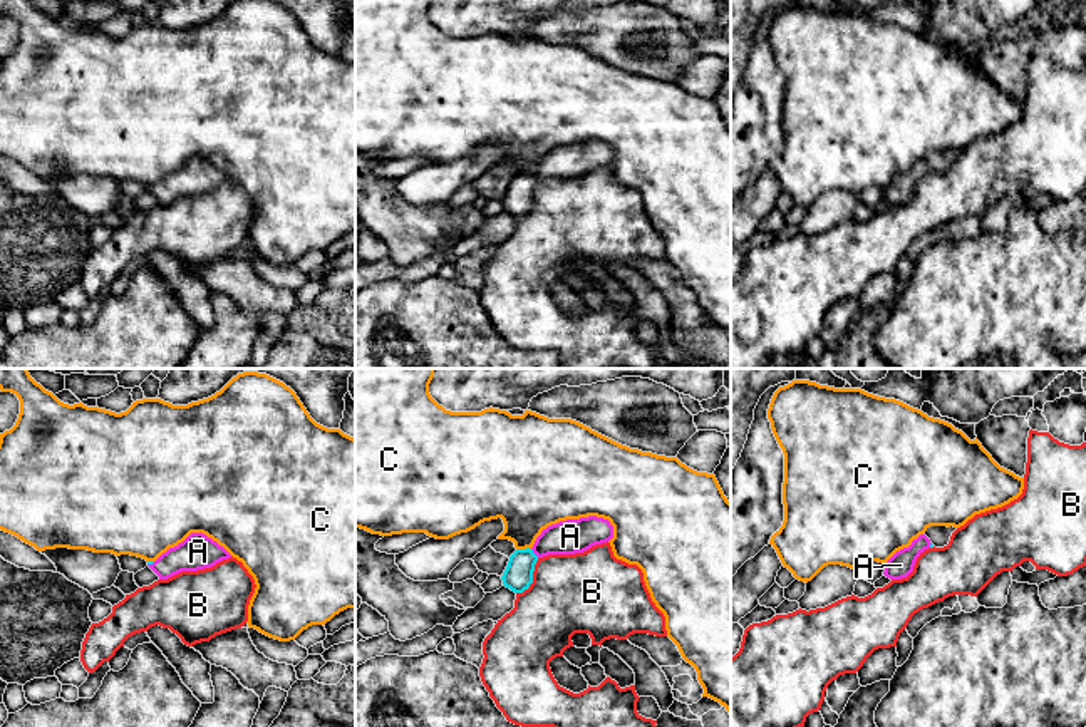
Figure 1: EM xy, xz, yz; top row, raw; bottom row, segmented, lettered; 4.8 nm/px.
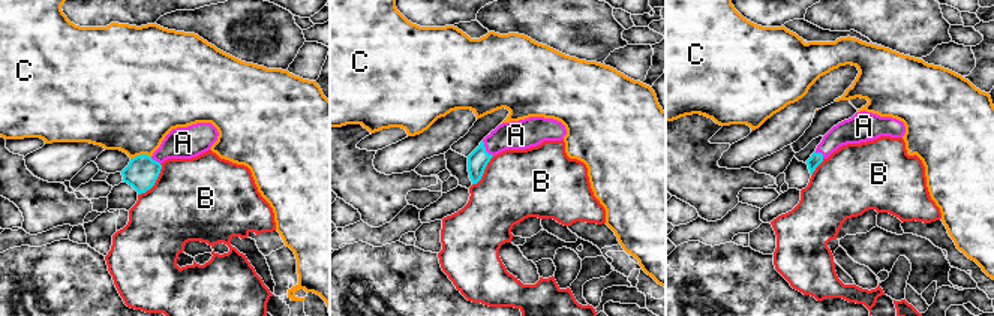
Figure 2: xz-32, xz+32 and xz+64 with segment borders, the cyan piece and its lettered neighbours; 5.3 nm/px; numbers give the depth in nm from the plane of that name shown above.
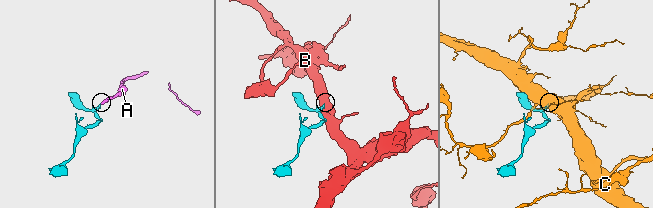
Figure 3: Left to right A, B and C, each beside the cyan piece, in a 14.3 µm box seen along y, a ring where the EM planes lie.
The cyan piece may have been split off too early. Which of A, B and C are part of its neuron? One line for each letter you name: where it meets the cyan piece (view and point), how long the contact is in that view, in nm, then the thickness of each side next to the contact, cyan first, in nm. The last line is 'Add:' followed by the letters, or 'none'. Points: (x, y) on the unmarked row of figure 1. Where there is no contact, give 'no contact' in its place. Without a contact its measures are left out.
A: contact xz (533, 178); length 60 nm; calibres 140 and 170 nm
Add: A

